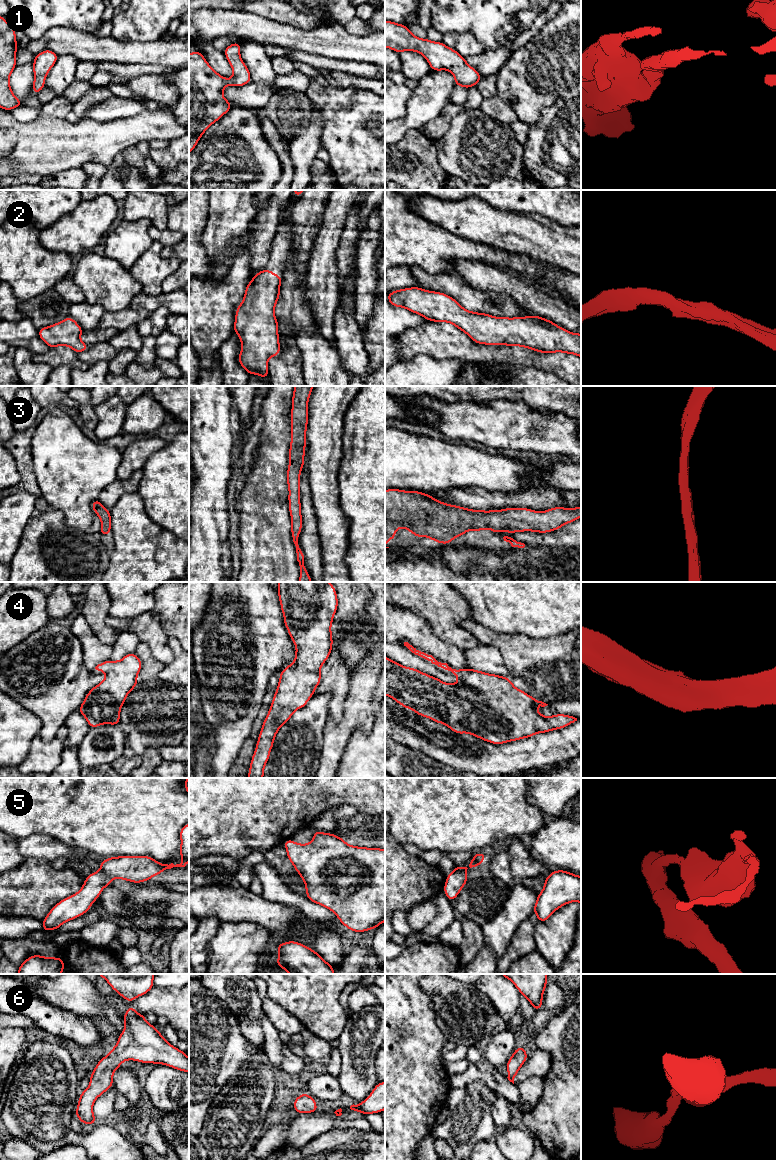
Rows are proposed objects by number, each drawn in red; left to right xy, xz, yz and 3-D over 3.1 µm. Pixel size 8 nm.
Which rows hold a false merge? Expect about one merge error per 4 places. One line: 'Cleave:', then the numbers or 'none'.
Cleave: none

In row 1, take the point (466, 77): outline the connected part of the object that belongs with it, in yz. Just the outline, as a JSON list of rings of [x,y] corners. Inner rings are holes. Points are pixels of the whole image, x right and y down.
[[[385,20],[385,47],[398,54],[402,51],[415,51],[423,55],[431,70],[450,71],[455,79],[455,86],[466,89],[476,86],[483,78],[471,67],[456,50],[447,47],[443,42],[418,38],[406,25]]]

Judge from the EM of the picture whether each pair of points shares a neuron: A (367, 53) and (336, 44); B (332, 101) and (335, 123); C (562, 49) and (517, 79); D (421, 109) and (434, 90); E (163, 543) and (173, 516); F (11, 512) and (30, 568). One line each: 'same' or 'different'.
A: same
B: same
C: same
D: same
E: different
F: different

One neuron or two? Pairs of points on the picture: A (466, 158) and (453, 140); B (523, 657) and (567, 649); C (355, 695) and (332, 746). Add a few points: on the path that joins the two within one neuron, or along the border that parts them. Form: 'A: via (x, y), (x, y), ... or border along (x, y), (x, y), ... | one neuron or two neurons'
A: via (466, 154), (457, 144) | one neuron
B: via (534, 657), (556, 657) | one neuron
C: via (355, 708), (355, 718), (345, 733) | one neuron

